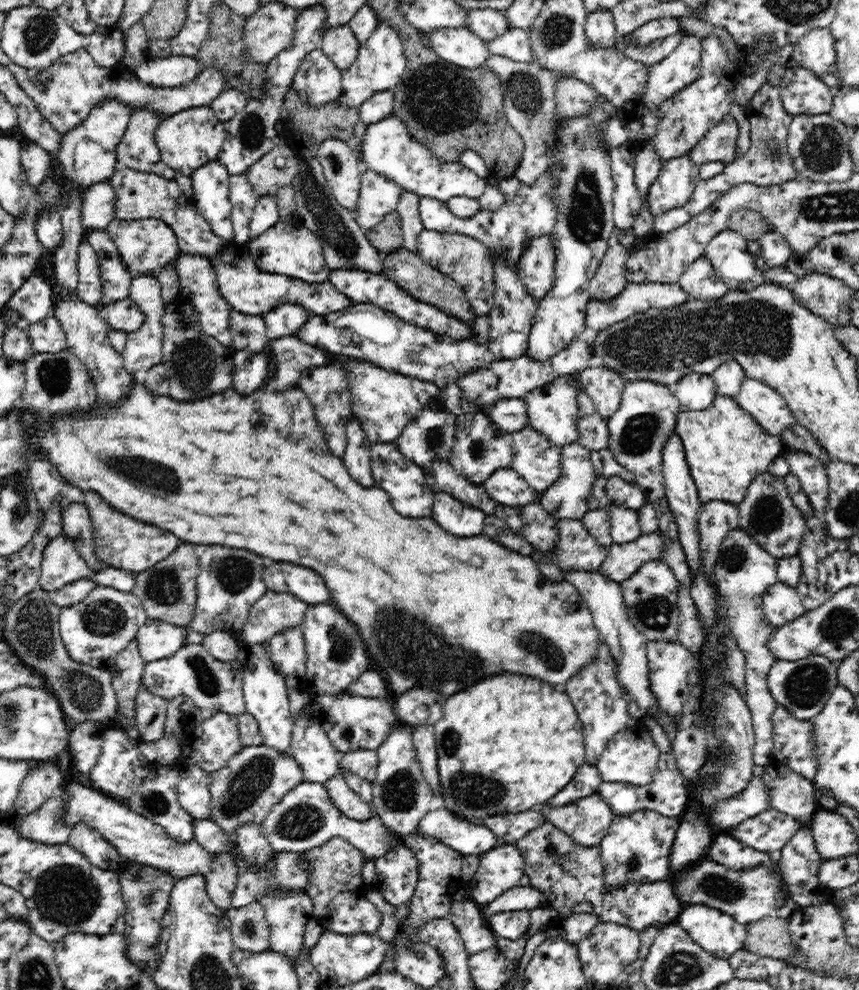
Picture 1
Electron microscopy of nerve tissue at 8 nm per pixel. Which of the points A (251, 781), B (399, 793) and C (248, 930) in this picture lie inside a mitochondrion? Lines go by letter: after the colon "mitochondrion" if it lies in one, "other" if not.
A: mitochondrion
B: mitochondrion
C: mitochondrion

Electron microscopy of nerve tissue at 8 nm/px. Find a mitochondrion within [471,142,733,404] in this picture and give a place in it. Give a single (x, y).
(586, 214)

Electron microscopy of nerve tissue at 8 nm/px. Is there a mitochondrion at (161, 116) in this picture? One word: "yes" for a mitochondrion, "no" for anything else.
no

